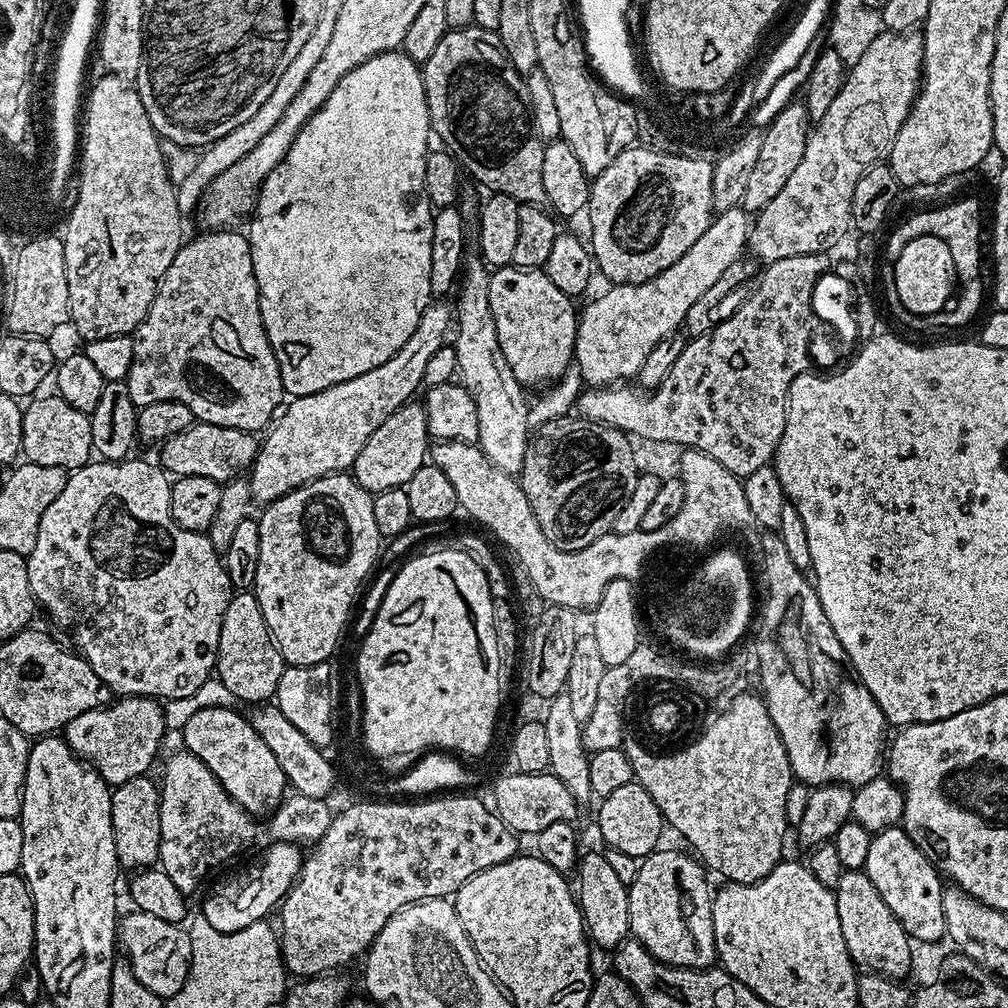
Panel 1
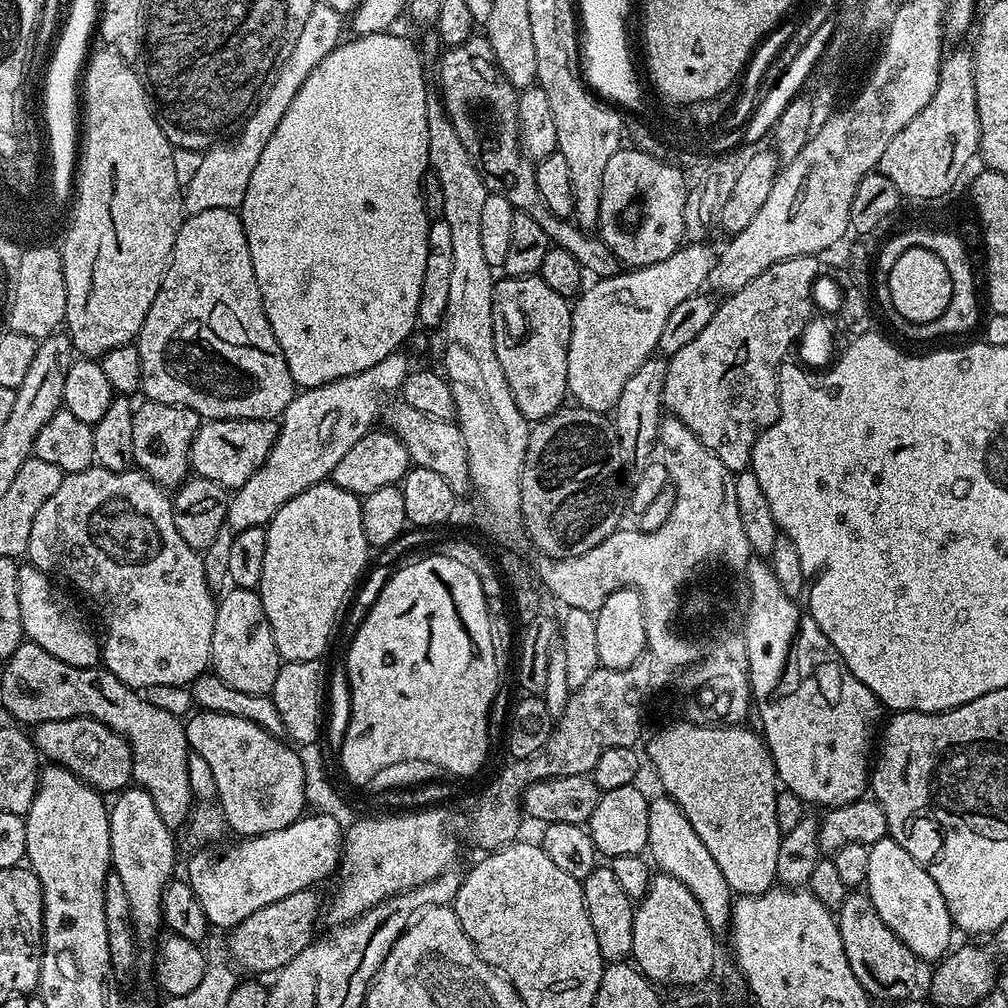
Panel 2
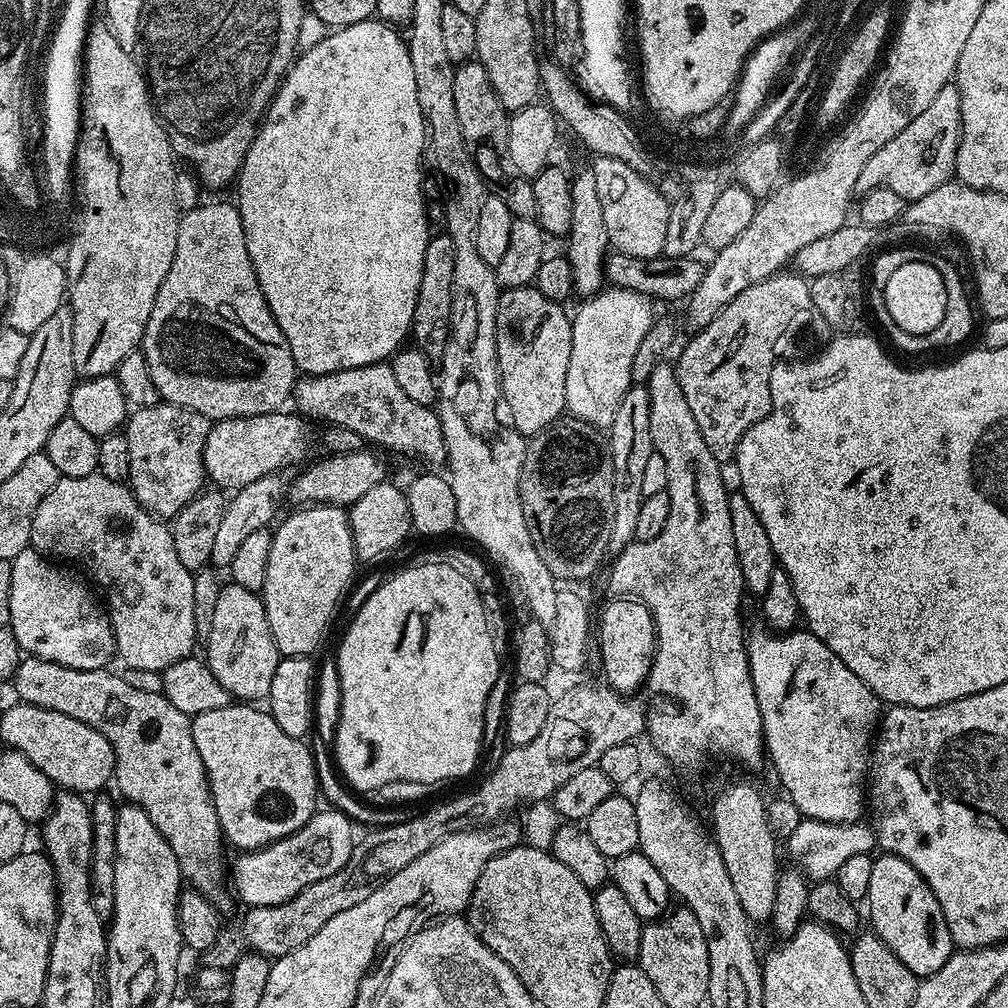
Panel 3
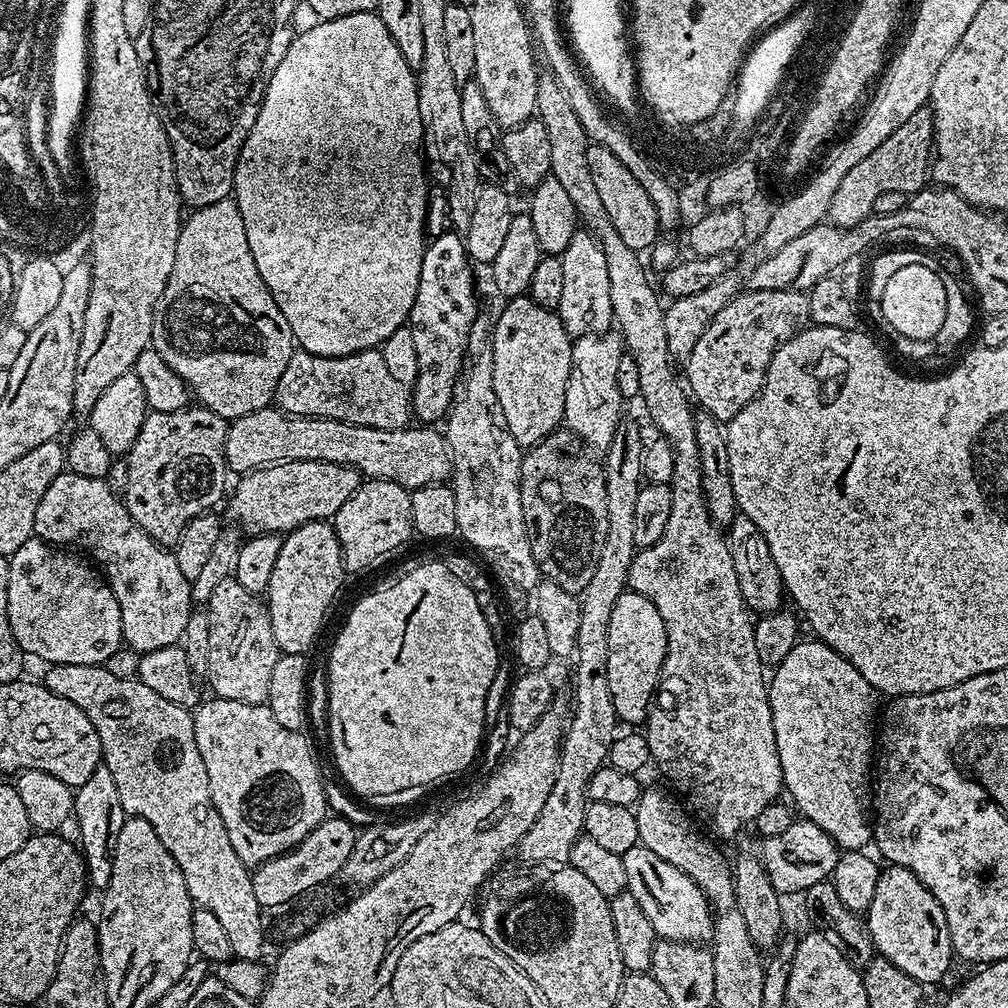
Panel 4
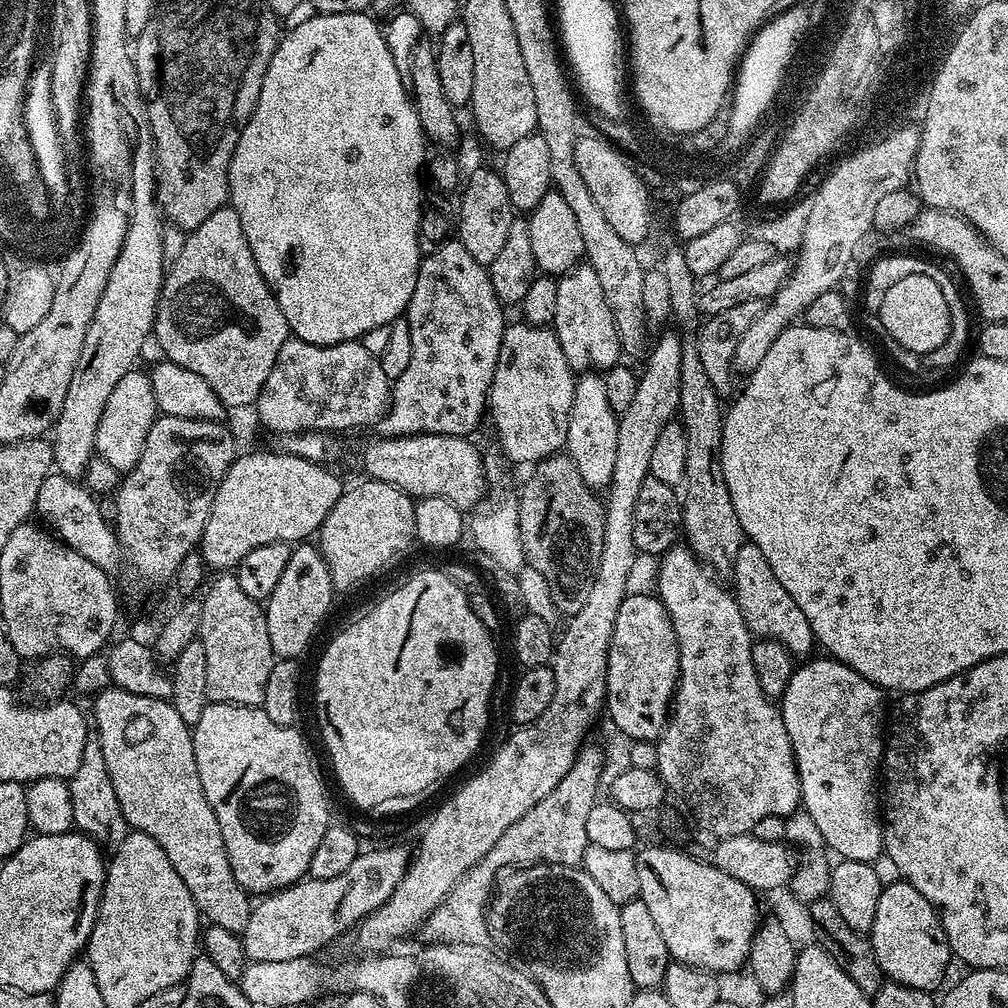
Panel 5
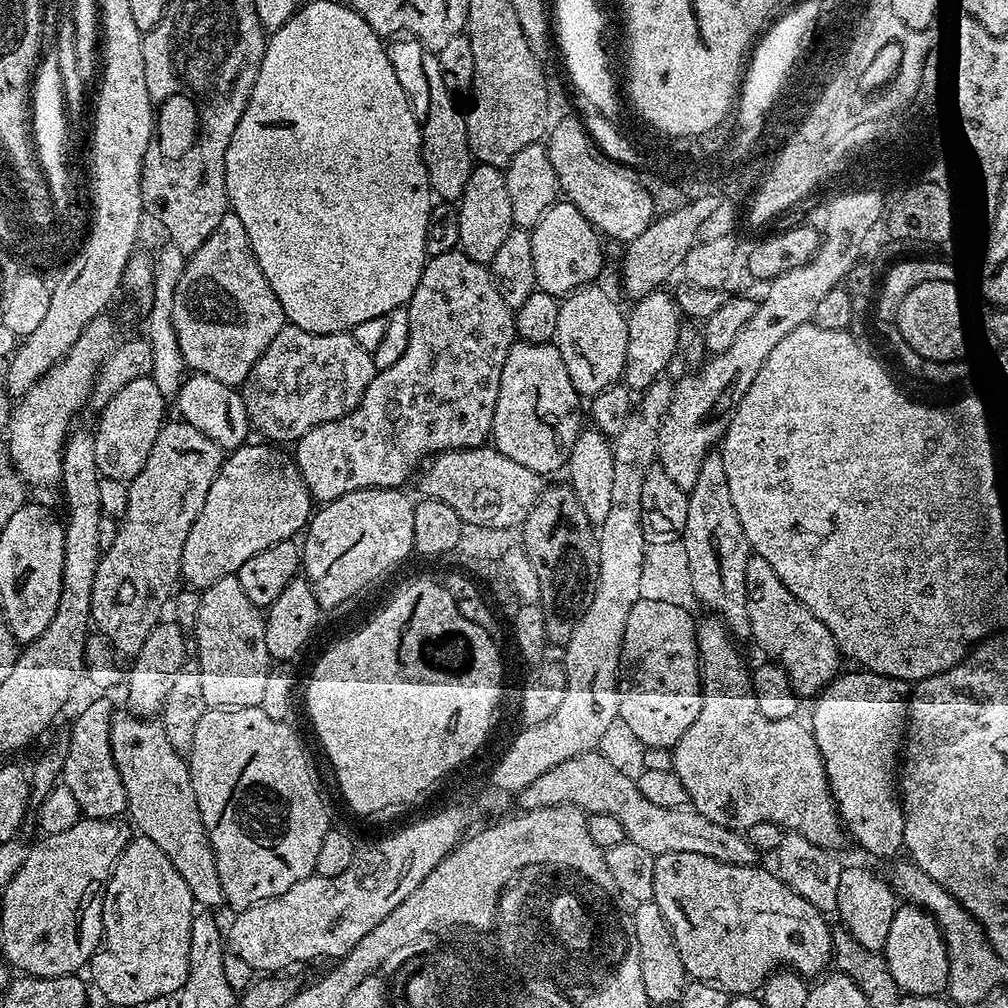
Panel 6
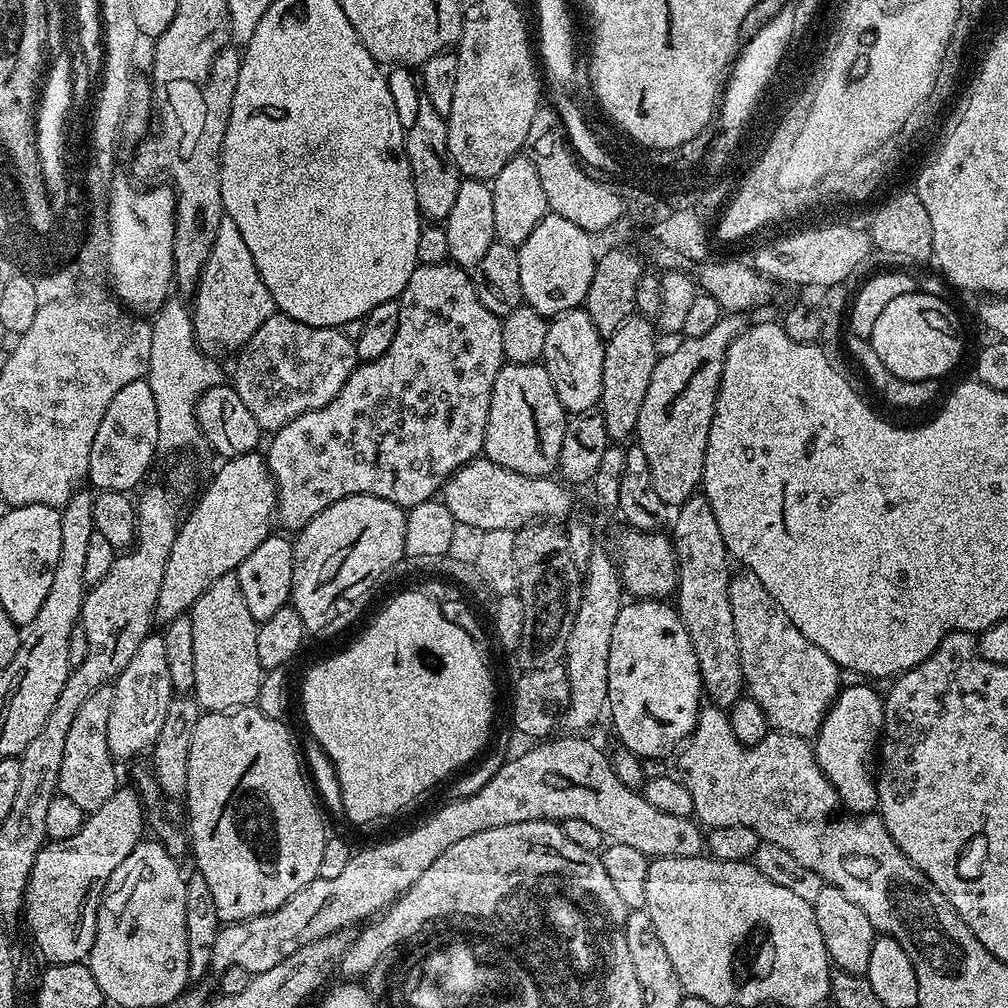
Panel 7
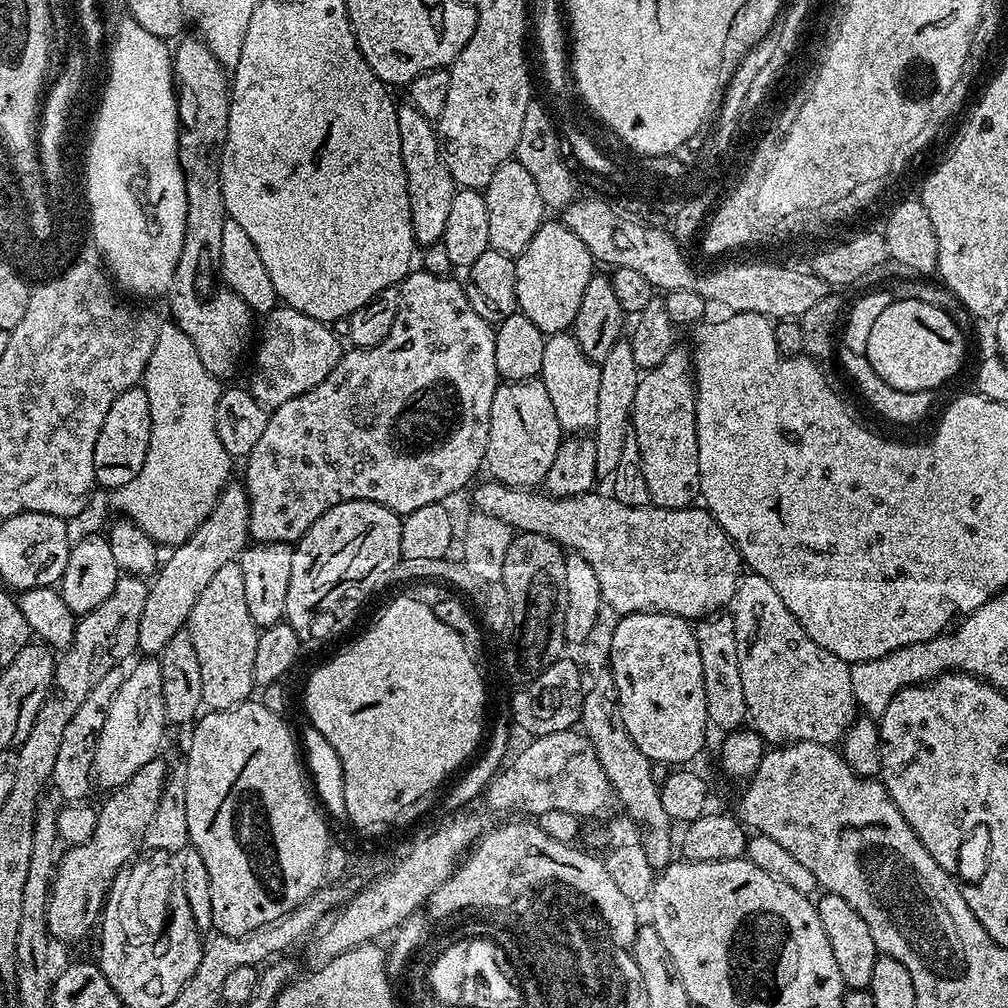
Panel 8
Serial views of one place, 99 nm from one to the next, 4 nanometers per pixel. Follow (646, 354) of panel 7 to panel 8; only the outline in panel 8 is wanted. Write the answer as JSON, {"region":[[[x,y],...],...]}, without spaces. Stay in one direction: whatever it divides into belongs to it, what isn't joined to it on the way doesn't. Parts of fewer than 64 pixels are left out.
{"region":[[[626,340],[617,341],[599,365],[597,417],[592,437],[595,442],[596,470],[599,475],[604,476],[607,470],[608,473],[610,469],[614,470],[621,461],[622,446],[630,434],[634,390],[637,389],[640,369],[634,362],[631,343]]]}

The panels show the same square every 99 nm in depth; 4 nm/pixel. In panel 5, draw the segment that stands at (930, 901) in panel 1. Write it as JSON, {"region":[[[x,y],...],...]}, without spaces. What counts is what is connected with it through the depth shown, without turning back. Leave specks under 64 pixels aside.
{"region":[[[896,878],[893,884],[885,883],[881,887],[870,939],[878,966],[882,966],[885,977],[923,992],[937,991],[936,987],[943,982],[948,972],[948,963],[954,960],[952,945],[948,943],[937,905],[931,904],[914,885],[903,878]]]}

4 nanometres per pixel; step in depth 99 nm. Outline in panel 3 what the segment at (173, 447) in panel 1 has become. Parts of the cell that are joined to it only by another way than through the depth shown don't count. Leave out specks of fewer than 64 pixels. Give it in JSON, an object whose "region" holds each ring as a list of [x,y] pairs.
{"region":[[[288,410],[239,416],[229,420],[215,421],[208,429],[204,443],[204,470],[209,481],[221,489],[235,490],[258,482],[258,478],[279,473],[299,460],[307,461],[308,424],[303,415],[291,416]]]}

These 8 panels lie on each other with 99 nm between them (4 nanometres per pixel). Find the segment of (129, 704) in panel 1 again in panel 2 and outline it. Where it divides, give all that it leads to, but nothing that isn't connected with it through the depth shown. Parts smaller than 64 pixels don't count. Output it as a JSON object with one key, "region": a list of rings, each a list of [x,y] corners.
{"region":[[[57,718],[37,723],[34,728],[34,743],[41,753],[49,756],[49,761],[58,762],[59,767],[68,769],[69,772],[80,777],[81,780],[92,785],[97,790],[116,788],[120,790],[133,779],[134,757],[132,749],[125,737],[119,732],[112,731],[99,720],[91,718]]]}

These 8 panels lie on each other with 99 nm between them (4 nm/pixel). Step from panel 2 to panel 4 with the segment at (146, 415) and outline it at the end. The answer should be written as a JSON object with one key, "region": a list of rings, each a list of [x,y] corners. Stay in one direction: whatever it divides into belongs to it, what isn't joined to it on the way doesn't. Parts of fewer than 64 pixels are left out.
{"region":[[[203,406],[177,412],[149,411],[144,419],[134,446],[126,454],[128,481],[122,499],[130,518],[157,544],[175,546],[193,520],[211,513],[212,507],[225,499],[223,446],[228,425],[229,421]]]}

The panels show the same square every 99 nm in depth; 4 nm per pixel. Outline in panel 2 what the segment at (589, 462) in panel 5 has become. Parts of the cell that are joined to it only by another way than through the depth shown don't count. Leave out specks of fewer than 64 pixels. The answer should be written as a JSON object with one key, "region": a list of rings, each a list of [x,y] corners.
{"region":[[[692,242],[688,246],[677,248],[673,256],[656,264],[645,264],[635,270],[624,270],[608,279],[601,279],[593,288],[585,287],[579,293],[575,301],[577,304],[572,308],[572,333],[568,343],[568,392],[579,407],[601,414],[607,413],[607,408],[608,411],[615,409],[626,378],[630,378],[630,374],[634,374],[634,370],[638,370],[638,366],[642,366],[657,351],[659,335],[670,312],[680,302],[695,297],[701,291],[699,288],[706,284],[714,256],[703,248],[703,243]]]}

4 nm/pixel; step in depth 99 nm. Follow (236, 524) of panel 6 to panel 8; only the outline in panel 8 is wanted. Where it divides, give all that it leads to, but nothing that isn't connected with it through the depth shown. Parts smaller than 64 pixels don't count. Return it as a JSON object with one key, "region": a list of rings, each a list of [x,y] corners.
{"region":[[[229,482],[220,491],[214,510],[201,522],[198,530],[190,534],[186,542],[175,545],[168,561],[159,565],[155,576],[148,584],[146,602],[142,606],[142,622],[138,626],[137,649],[144,654],[163,652],[166,642],[174,638],[188,623],[188,616],[198,602],[198,594],[206,590],[206,585],[214,574],[218,574],[226,562],[236,560],[249,543],[248,534],[248,493],[243,483]]]}

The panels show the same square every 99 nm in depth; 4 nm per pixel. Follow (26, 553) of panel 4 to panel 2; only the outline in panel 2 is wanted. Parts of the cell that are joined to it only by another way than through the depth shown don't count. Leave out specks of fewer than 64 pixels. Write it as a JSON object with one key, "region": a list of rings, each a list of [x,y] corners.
{"region":[[[35,566],[20,568],[20,617],[25,637],[54,658],[75,668],[90,668],[98,660],[98,640],[92,637],[84,616],[76,604],[64,604],[49,577]]]}

